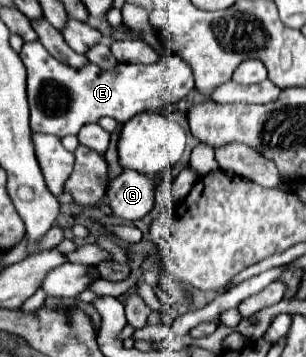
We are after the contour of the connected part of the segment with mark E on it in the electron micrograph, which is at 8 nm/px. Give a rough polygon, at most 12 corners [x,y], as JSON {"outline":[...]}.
{"outline":[[177,55],[151,65],[27,67],[31,129],[59,139],[175,105],[193,89]]}

